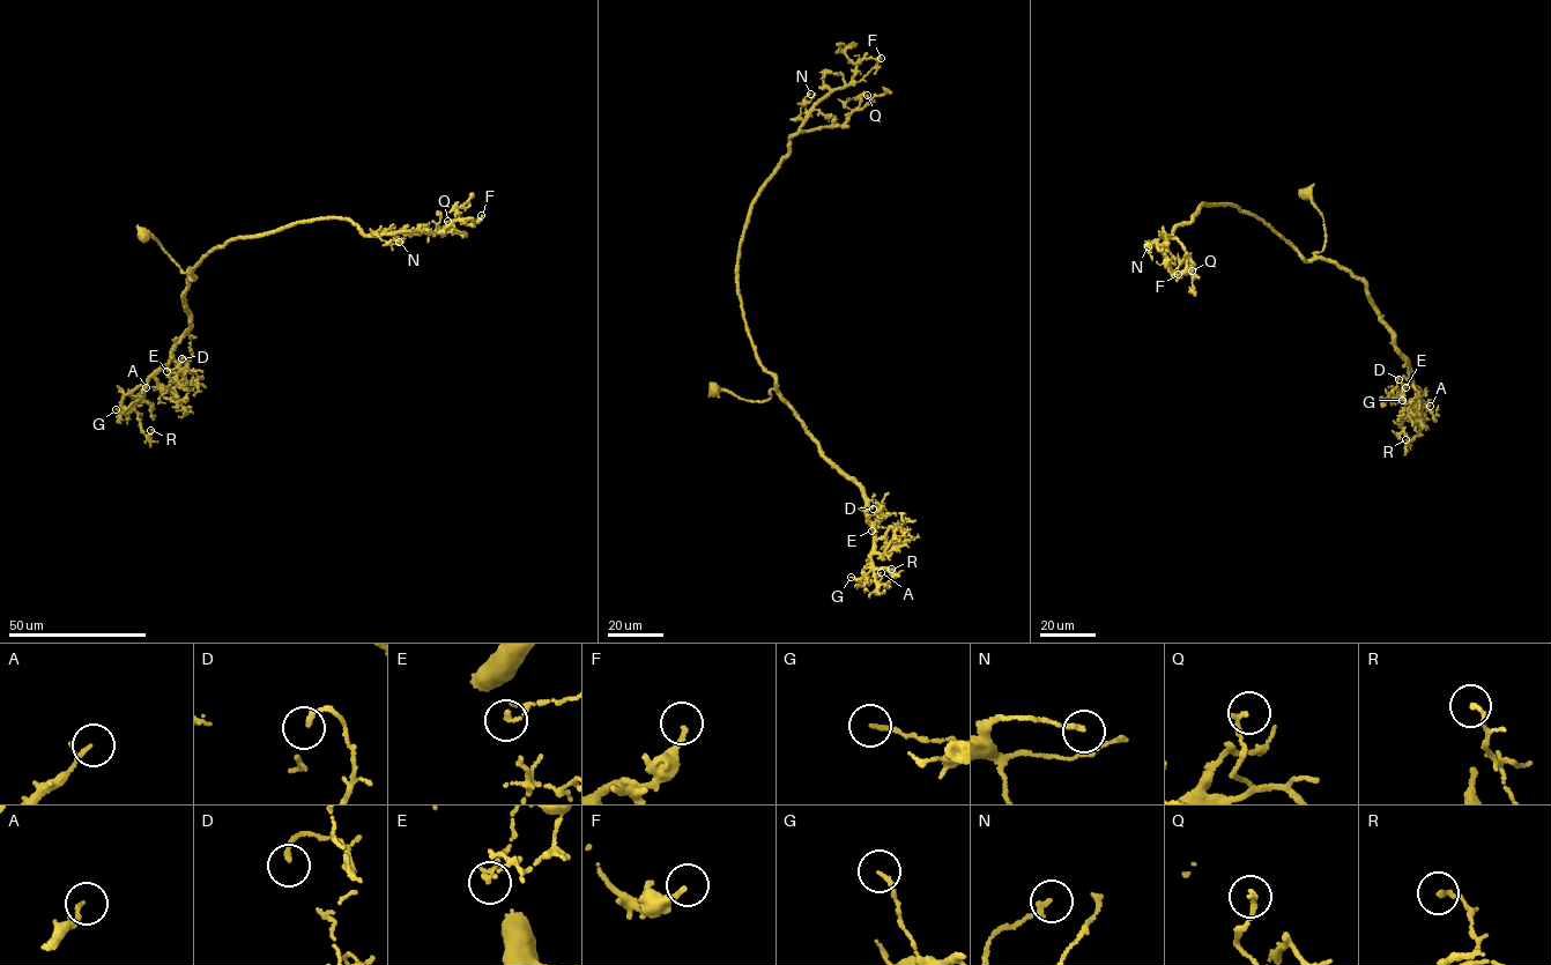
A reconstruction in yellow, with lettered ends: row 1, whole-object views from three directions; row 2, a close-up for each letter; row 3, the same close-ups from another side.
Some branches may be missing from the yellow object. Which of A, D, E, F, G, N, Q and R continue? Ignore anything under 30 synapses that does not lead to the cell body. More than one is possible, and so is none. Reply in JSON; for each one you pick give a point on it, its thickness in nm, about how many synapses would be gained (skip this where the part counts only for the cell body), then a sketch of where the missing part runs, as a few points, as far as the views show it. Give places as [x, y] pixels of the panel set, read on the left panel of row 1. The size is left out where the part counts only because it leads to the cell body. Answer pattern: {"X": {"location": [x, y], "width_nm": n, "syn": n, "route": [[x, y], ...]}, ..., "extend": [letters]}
{"extend": []}

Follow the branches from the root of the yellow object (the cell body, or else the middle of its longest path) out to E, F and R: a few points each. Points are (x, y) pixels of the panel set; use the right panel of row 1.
E: (1306, 193), (1325, 229), (1323, 247), (1313, 254), (1366, 284), (1379, 320), (1405, 359), (1405, 387)
F: (1306, 193), (1325, 229), (1313, 259), (1249, 213), (1203, 203), (1164, 244), (1166, 266), (1178, 274)
R: (1306, 193), (1325, 229), (1323, 247), (1313, 254), (1366, 284), (1418, 390), (1423, 428), (1409, 445), (1405, 439)

